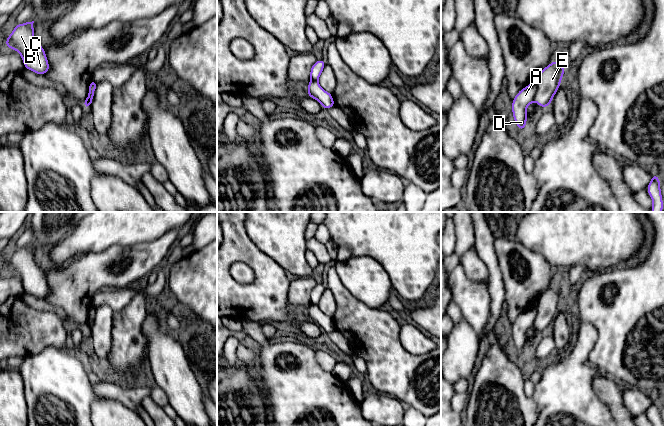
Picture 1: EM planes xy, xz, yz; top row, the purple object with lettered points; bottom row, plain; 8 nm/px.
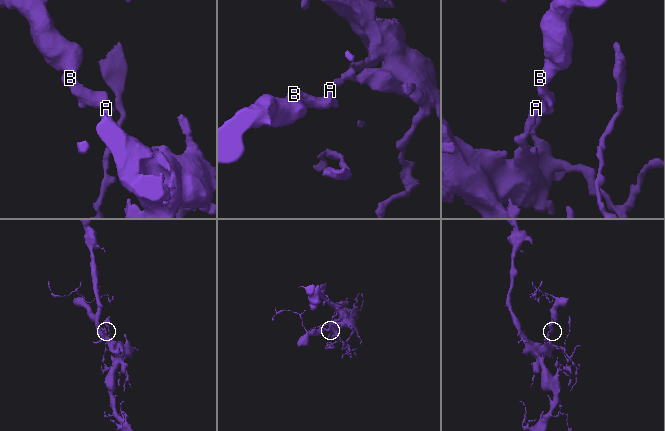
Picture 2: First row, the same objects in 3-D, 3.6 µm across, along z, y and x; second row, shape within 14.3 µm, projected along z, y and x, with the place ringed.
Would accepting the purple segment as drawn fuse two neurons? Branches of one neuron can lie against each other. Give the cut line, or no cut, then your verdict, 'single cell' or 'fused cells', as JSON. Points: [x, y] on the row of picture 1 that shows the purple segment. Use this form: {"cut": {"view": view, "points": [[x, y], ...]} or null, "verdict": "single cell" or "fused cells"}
{"cut": {"view": "yz", "points": [[536, 82], [536, 93], [533, 100]]}, "verdict": "fused cells"}

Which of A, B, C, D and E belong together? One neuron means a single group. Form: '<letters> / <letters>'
A D / B C E

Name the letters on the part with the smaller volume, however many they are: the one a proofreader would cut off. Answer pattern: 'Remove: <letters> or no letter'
Remove: B, C, E

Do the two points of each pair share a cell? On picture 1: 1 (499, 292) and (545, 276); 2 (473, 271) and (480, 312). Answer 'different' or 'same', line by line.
1: different
2: different

